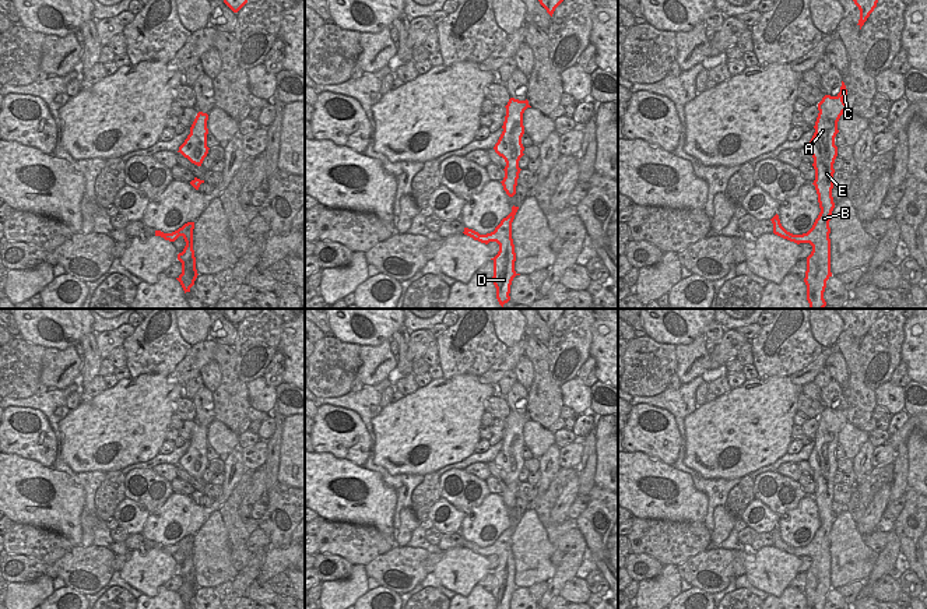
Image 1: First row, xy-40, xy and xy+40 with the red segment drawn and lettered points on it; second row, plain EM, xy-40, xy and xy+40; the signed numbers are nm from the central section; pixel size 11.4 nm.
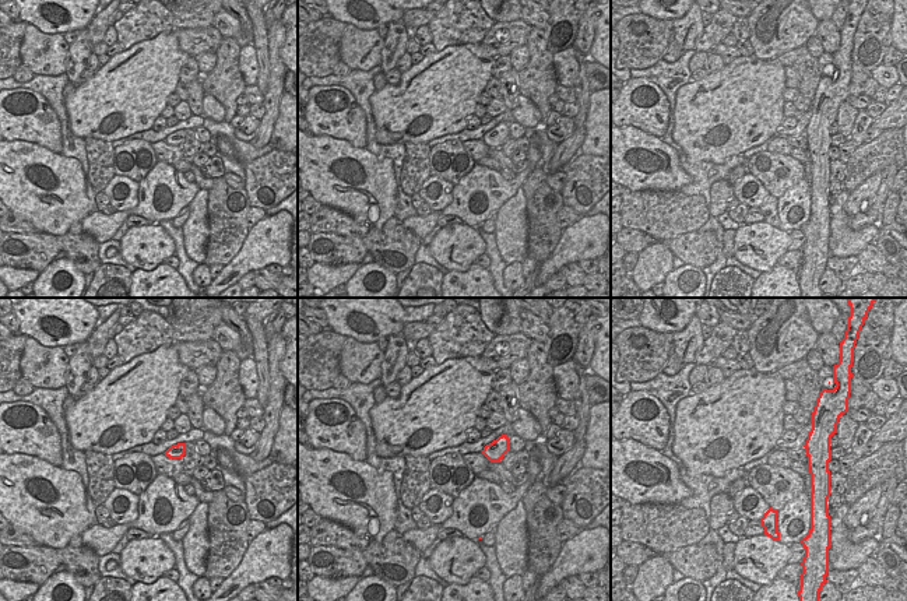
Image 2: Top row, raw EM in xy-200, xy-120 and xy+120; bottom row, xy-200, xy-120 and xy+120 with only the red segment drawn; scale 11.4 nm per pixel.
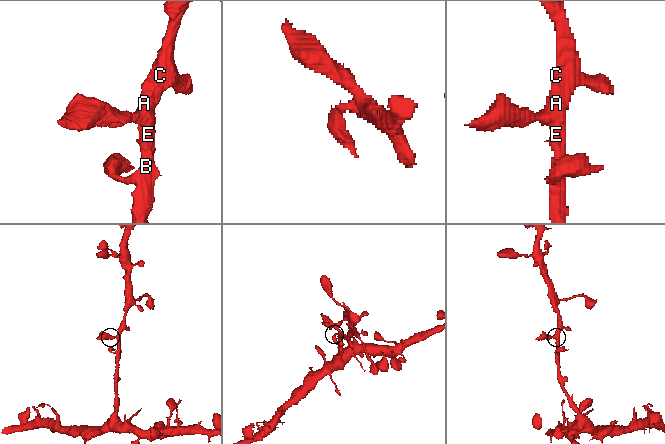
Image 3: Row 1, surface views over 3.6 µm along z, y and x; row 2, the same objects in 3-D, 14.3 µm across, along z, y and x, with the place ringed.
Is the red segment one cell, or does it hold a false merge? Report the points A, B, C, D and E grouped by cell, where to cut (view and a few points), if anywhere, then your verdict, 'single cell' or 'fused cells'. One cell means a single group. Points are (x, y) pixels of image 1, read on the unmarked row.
A B C D E; no cut; single cell

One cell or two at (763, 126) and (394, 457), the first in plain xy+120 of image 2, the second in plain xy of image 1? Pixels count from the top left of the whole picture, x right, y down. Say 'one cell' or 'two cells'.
one cell

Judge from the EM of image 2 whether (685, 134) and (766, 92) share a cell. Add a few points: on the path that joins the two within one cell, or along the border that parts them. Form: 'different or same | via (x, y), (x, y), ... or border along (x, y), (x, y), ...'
same | via (705, 129), (746, 101)

